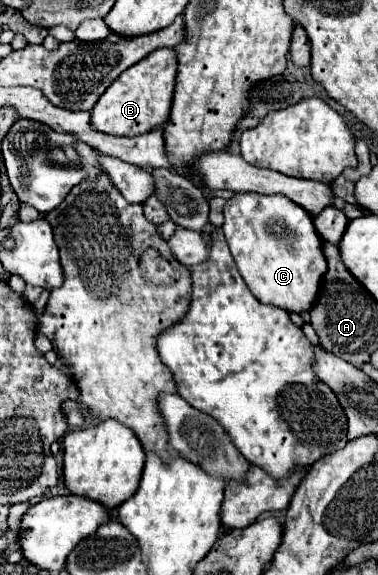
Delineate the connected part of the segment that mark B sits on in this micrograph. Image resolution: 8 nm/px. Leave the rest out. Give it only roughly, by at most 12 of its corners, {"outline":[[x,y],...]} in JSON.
{"outline":[[174,49],[126,69],[90,111],[100,133],[164,127],[176,85]]}

